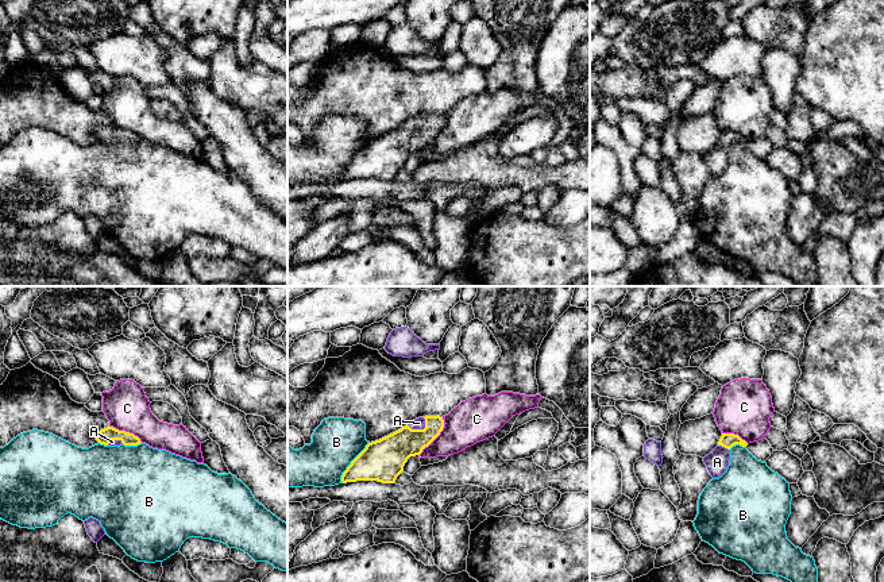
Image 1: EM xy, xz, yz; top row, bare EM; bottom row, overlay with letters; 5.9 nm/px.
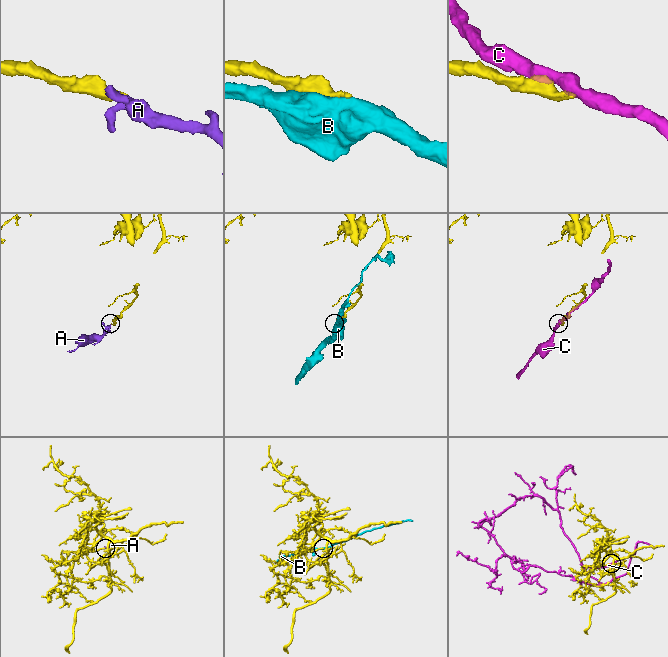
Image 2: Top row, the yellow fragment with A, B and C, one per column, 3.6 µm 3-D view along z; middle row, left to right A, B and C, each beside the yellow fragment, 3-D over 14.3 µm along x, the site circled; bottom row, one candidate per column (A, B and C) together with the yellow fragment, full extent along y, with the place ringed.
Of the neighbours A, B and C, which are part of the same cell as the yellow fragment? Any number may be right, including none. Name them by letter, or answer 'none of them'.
A

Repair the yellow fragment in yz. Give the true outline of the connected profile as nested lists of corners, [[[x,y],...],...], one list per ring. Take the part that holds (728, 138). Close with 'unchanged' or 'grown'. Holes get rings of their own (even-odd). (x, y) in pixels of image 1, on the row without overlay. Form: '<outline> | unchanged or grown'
[[[722,131],[718,143],[703,155],[705,162],[713,176],[719,176],[729,163],[730,146],[736,142],[746,144],[748,140],[734,131]]] | grown

